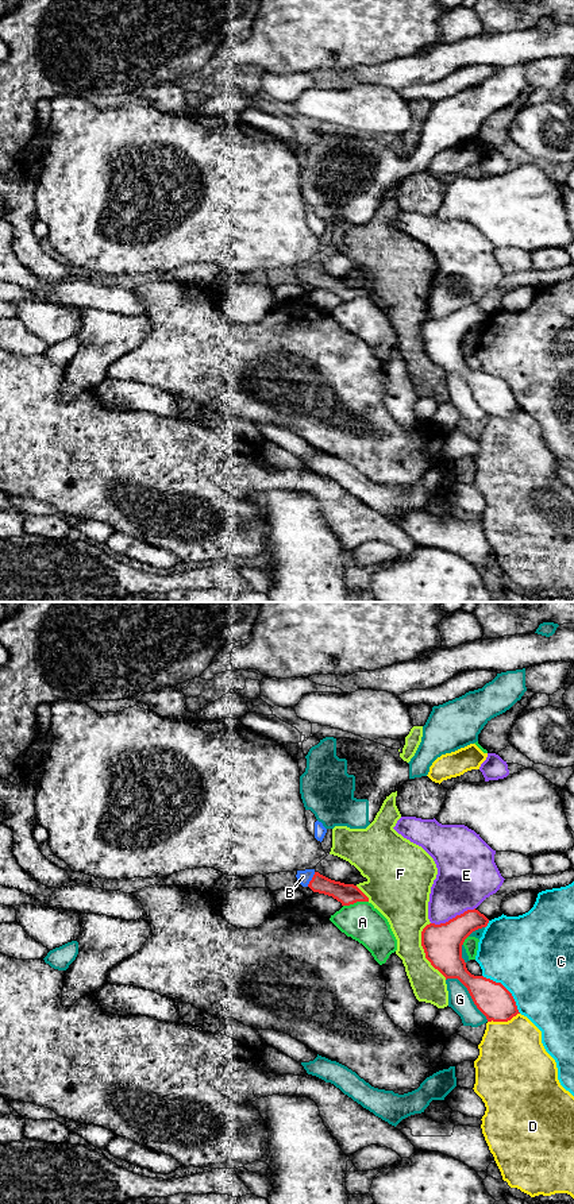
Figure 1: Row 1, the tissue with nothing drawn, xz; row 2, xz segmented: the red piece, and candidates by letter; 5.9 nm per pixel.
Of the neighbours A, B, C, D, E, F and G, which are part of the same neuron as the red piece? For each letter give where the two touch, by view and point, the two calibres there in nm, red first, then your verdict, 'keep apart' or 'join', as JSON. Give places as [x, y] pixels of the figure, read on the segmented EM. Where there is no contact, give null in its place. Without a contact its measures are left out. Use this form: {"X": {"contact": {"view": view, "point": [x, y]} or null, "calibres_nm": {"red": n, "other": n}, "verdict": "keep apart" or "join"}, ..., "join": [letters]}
{"A": {"contact": {"view": "xz", "point": [355, 902]}, "calibres_nm": {"red": 130, "other": 220}, "verdict": "keep apart"}, "B": {"contact": {"view": "xz", "point": [312, 879]}, "calibres_nm": {"red": 130, "other": 80}, "verdict": "join"}, "C": {"contact": {"view": "xz", "point": [507, 990]}, "calibres_nm": {"red": 200, "other": 480}, "verdict": "keep apart"}, "D": {"contact": {"view": "xz", "point": [503, 1021]}, "calibres_nm": {"red": 200, "other": 400}, "verdict": "keep apart"}, "E": {"contact": {"view": "xz", "point": [453, 918]}, "calibres_nm": {"red": 240, "other": 340}, "verdict": "keep apart"}, "F": {"contact": {"view": "xz", "point": [424, 950]}, "calibres_nm": {"red": 240, "other": 260}, "verdict": "keep apart"}, "G": {"contact": {"view": "xz", "point": [470, 995]}, "calibres_nm": {"red": 200, "other": 140}, "verdict": "keep apart"}, "join": ["B"]}

